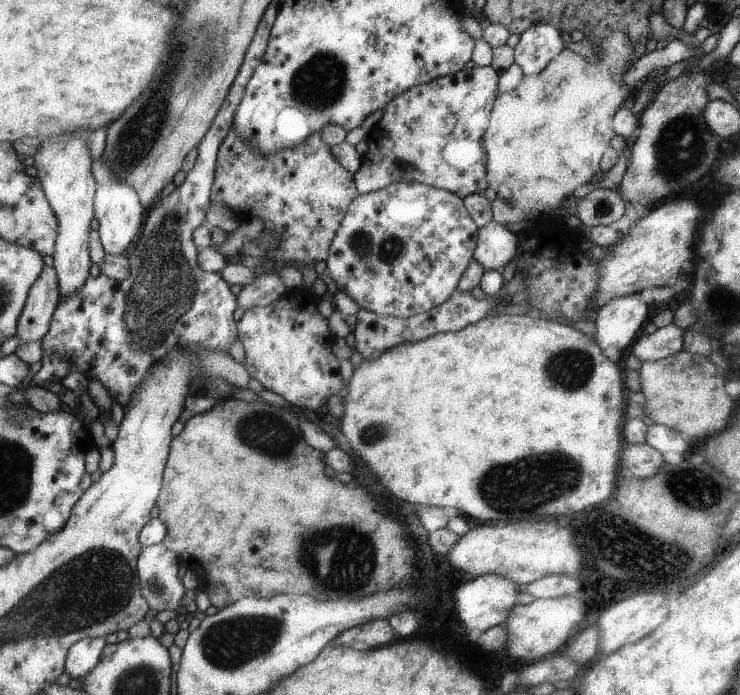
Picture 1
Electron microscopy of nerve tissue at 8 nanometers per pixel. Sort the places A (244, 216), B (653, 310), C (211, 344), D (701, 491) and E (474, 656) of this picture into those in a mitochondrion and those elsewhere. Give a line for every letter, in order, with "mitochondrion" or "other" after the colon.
A: other
B: other
C: other
D: mitochondrion
E: other

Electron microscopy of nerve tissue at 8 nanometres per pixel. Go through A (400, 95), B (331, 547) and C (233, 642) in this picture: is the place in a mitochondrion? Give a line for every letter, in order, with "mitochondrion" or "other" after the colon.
A: other
B: mitochondrion
C: mitochondrion

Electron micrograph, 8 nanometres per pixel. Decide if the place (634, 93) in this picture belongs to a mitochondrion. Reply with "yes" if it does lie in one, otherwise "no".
no

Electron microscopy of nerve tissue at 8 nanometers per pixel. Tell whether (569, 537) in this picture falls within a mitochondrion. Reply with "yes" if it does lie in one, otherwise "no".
no

